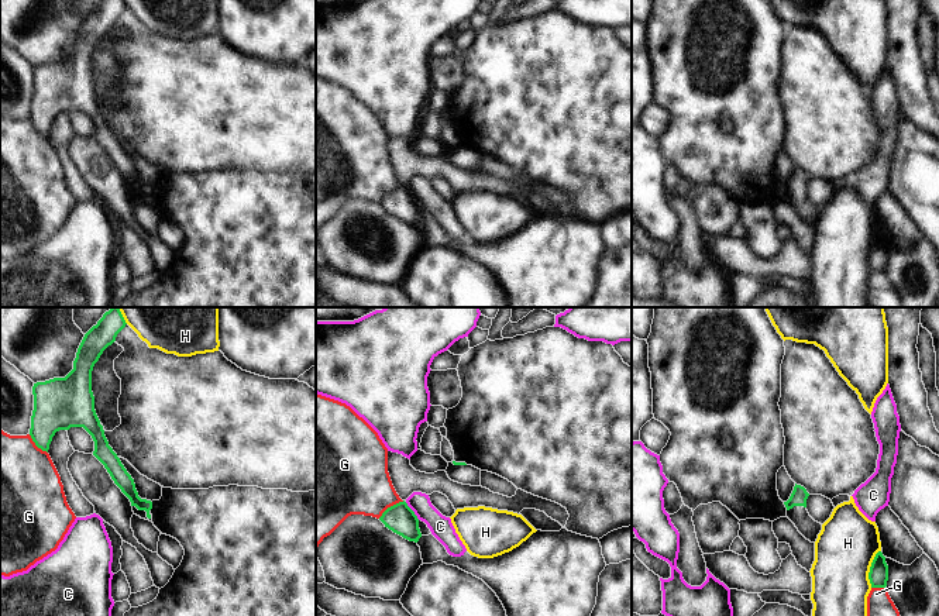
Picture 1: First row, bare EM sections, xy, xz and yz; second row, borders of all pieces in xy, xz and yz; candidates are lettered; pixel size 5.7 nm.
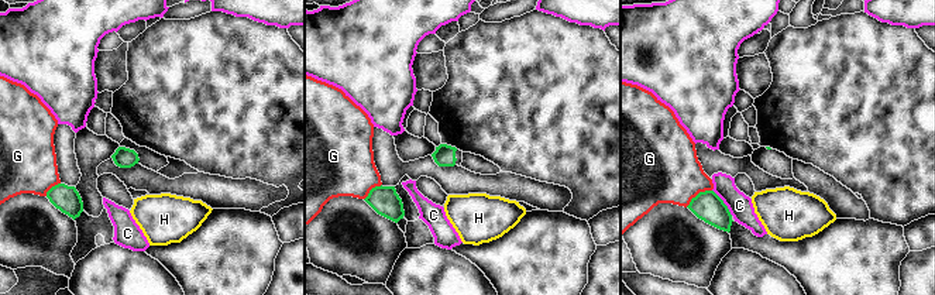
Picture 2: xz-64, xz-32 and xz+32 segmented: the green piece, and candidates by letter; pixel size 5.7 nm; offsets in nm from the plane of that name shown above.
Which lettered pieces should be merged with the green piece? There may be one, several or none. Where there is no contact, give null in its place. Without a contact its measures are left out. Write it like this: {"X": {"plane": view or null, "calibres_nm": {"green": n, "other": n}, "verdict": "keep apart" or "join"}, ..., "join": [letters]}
{"C": {"plane": "xz", "calibres_nm": {"green": 170, "other": 130}, "verdict": "keep apart"}, "G": {"plane": "xz", "calibres_nm": {"green": 170, "other": 380}, "verdict": "keep apart"}, "H": {"plane": "yz", "calibres_nm": {"green": 110, "other": 340}, "verdict": "keep apart"}, "join": []}

